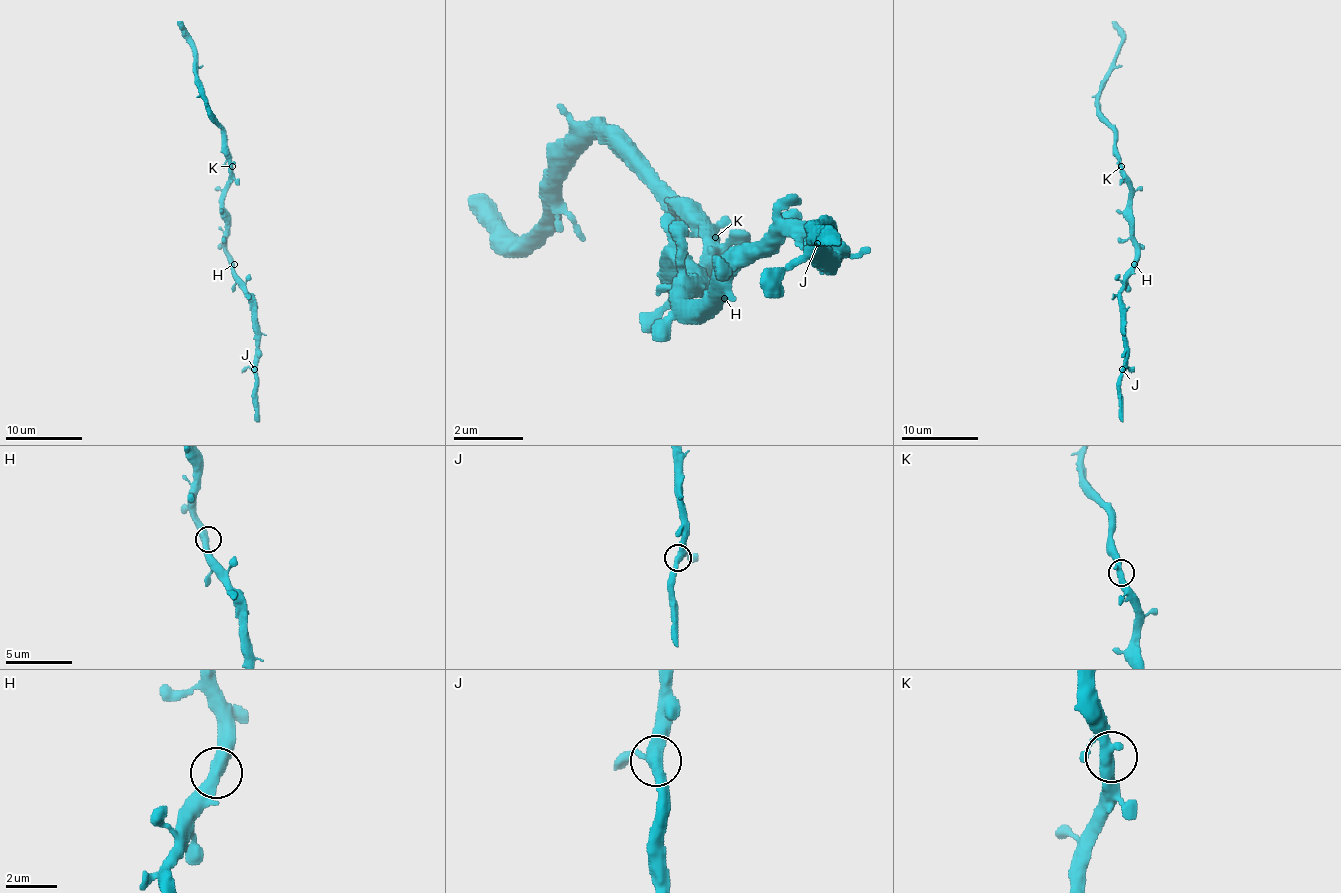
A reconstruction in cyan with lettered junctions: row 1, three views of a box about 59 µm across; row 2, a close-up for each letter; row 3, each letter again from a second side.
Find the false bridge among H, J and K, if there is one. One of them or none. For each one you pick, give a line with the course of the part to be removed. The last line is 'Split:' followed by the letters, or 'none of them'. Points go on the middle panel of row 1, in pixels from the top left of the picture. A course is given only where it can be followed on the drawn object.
Split: none of them

